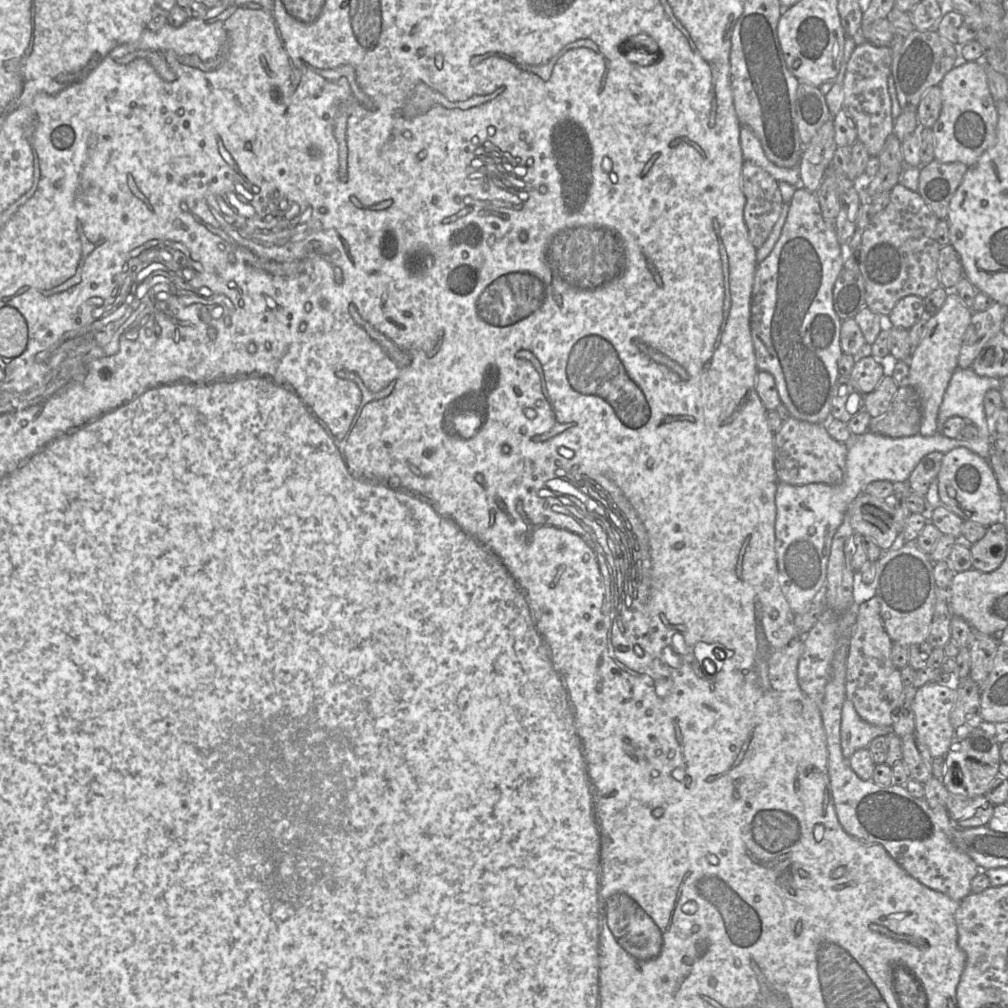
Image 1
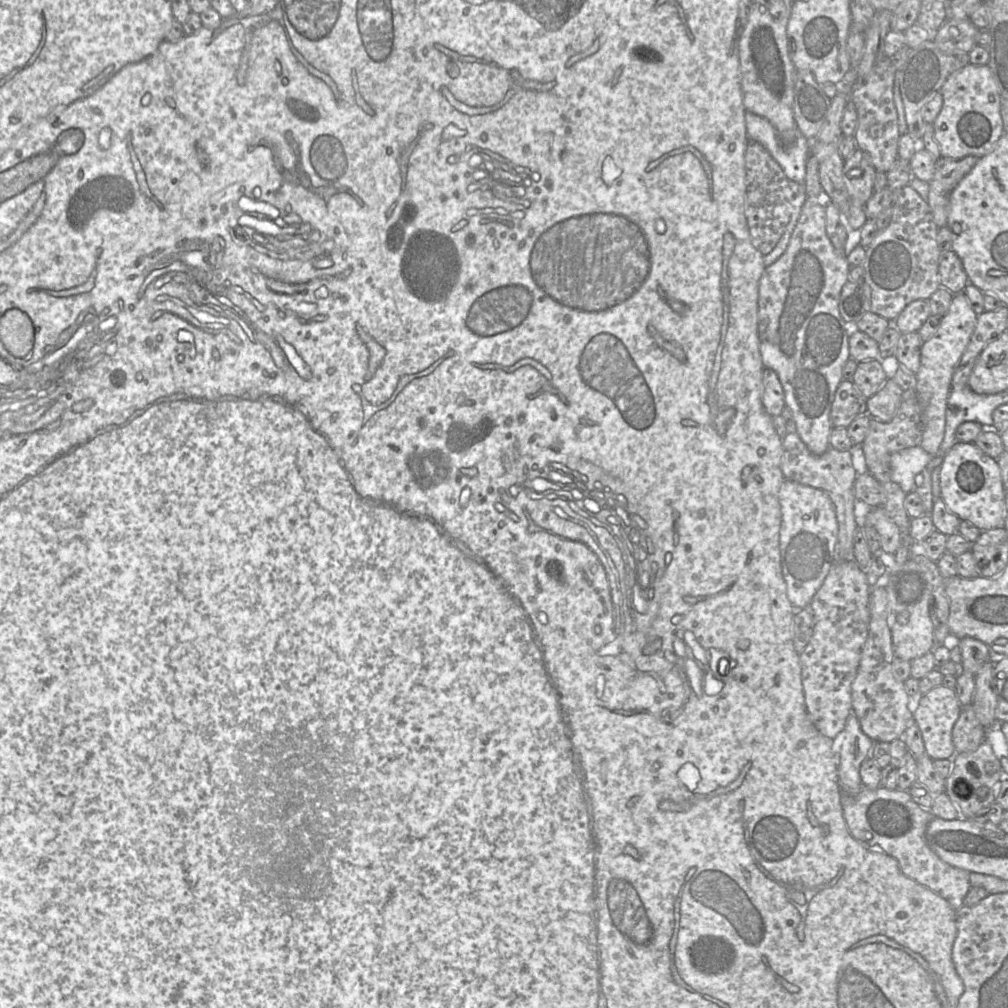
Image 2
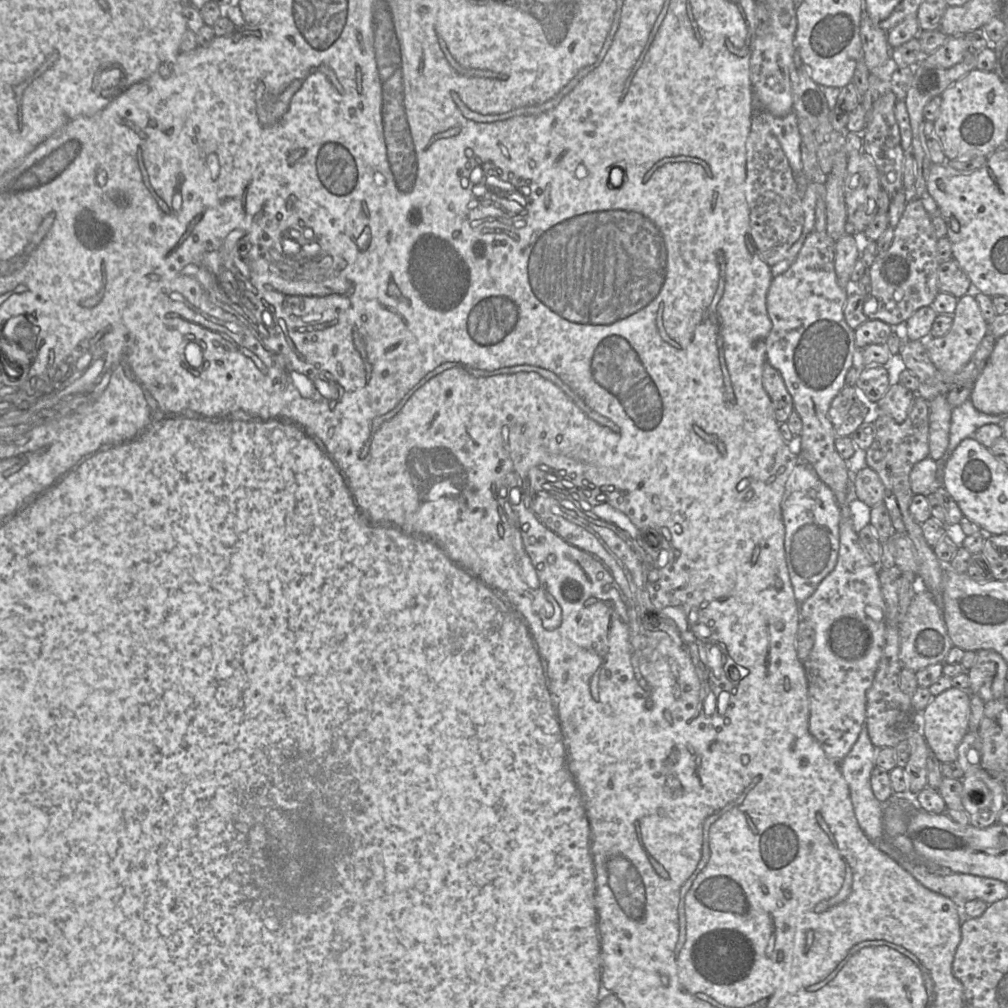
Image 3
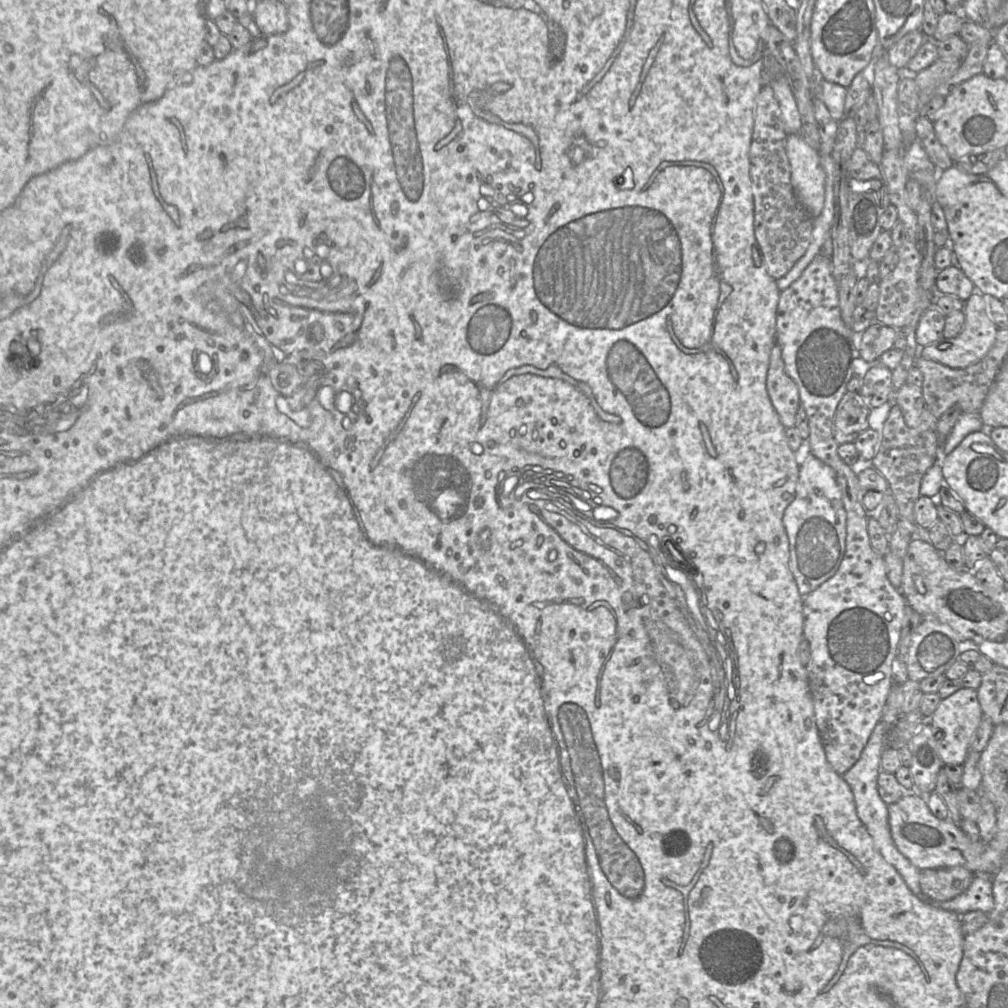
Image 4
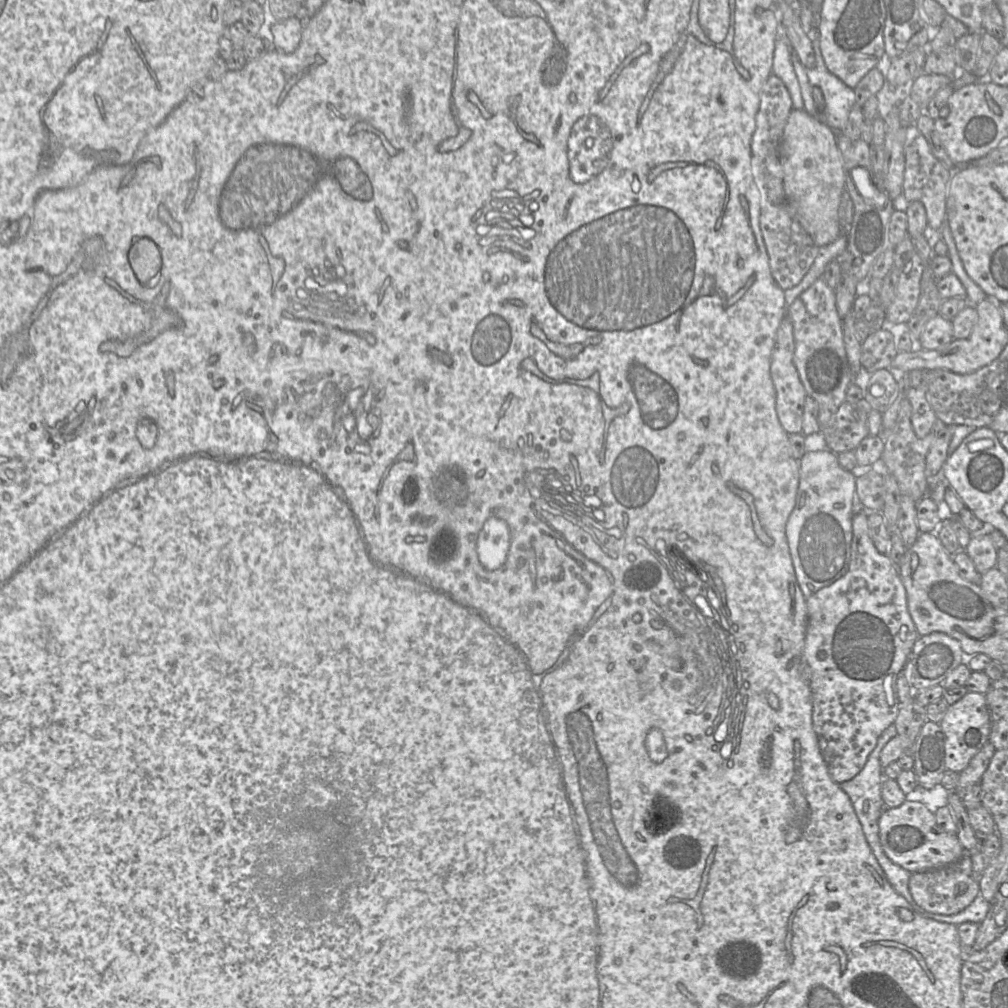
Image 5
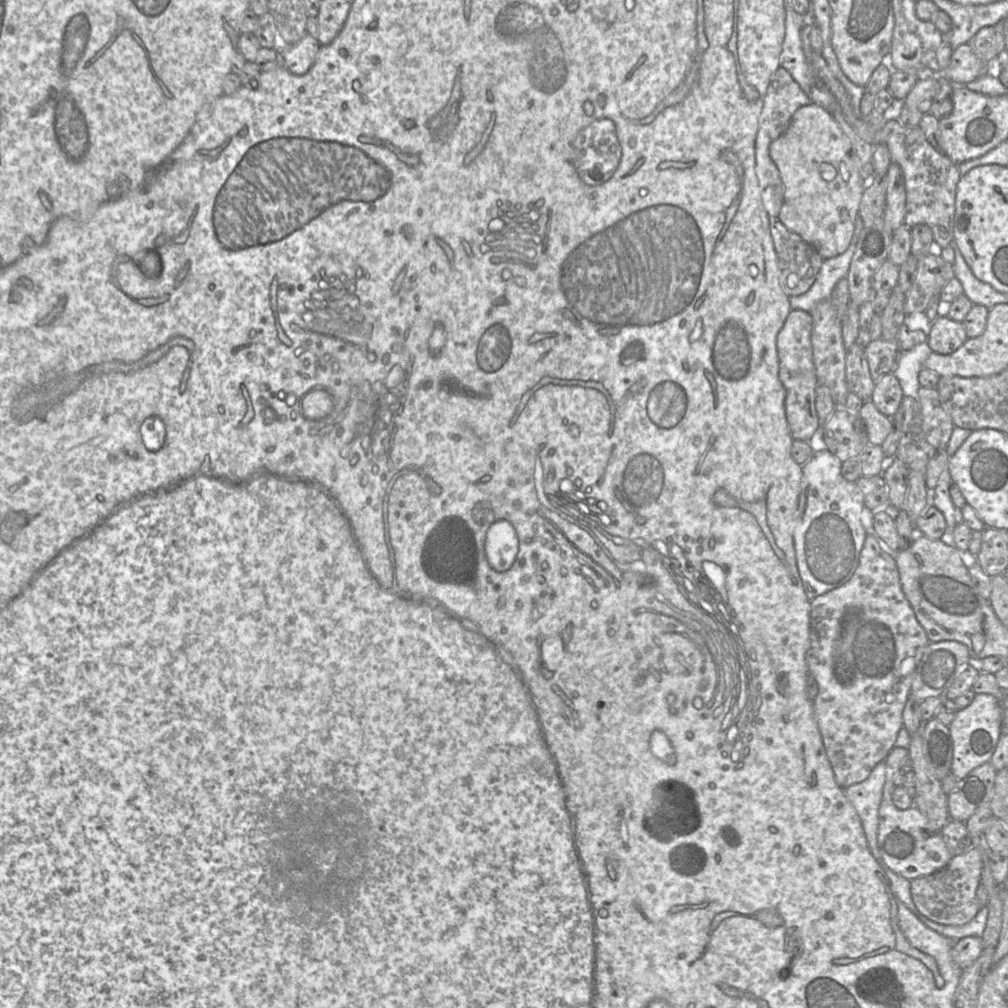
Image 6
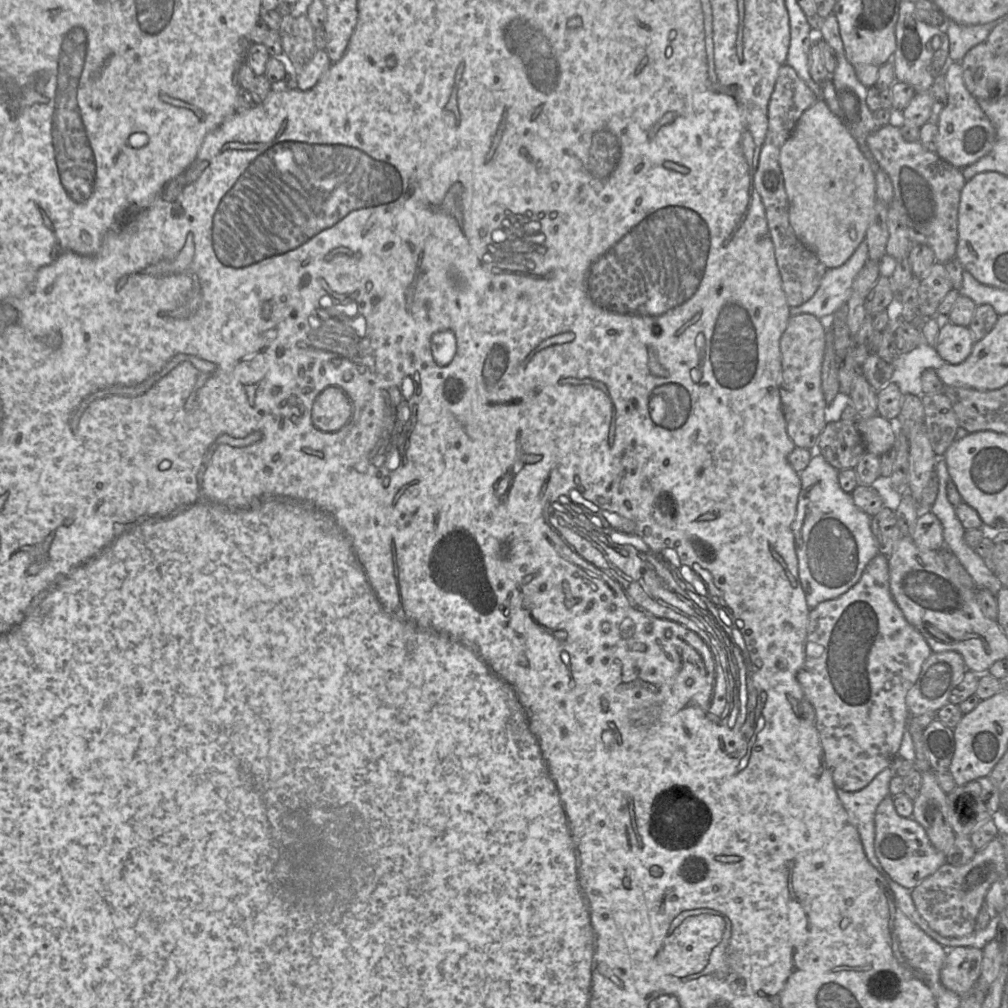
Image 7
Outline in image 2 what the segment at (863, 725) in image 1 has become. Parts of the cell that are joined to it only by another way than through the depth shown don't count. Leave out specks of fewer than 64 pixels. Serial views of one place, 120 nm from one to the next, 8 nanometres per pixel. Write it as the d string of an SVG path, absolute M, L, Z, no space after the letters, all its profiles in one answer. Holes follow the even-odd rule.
M852 712L844 730L834 740L838 756L838 778L843 792L855 796L863 788L860 766L871 754L875 741L862 730L860 722Z

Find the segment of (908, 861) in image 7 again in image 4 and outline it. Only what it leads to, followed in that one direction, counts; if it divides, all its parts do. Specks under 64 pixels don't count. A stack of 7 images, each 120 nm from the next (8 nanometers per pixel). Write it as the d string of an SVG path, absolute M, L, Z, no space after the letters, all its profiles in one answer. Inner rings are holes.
M905 796L889 804L888 815L896 847L919 870L960 866L975 875L994 876L1005 863L1006 854L997 852L989 843L973 842L957 824L934 816L918 796Z

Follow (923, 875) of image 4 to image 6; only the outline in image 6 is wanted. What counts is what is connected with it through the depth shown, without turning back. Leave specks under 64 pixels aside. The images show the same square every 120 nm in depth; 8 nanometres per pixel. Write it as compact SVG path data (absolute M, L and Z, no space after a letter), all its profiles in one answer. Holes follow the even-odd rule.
M972 848L954 856L943 869L928 876L911 880L911 896L918 911L928 919L942 925L962 926L978 913L977 889L981 883L983 854Z

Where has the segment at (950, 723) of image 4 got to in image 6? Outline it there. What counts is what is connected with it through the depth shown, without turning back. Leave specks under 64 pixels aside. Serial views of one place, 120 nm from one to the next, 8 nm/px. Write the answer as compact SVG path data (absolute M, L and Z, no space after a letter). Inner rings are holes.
M976 694L972 703L958 710L949 725L953 744L951 772L959 779L965 778L973 769L990 762L996 749L1002 725L1000 699L991 694Z

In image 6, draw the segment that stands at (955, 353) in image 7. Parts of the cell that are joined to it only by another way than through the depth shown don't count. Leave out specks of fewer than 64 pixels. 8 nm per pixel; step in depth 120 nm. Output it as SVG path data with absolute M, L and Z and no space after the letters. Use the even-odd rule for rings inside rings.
M939 315L930 326L927 343L933 352L949 355L959 349L968 336L962 322Z

